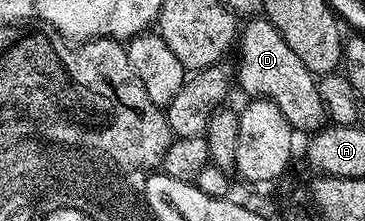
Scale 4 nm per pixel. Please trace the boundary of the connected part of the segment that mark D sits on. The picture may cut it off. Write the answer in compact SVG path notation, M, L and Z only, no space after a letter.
M255 16L250 19L247 27L242 27L241 41L238 43L239 70L237 66L237 82L243 85L247 96L269 97L275 102L281 112L285 112L285 120L289 120L292 131L299 130L304 136L319 133L324 126L328 125L327 109L321 100L321 92L316 75L301 64L301 60L285 44L285 40L277 32L272 22L266 17Z

